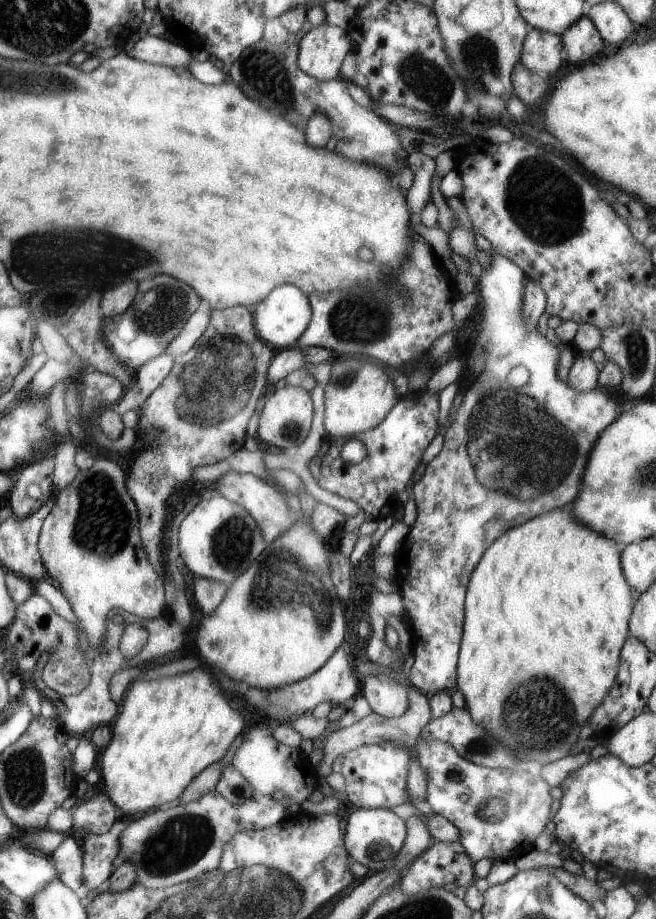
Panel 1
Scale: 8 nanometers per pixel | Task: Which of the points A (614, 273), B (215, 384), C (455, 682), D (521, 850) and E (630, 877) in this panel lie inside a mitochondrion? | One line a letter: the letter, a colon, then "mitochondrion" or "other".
A: other
B: mitochondrion
C: other
D: other
E: other

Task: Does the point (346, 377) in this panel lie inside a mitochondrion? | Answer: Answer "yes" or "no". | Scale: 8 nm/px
yes

